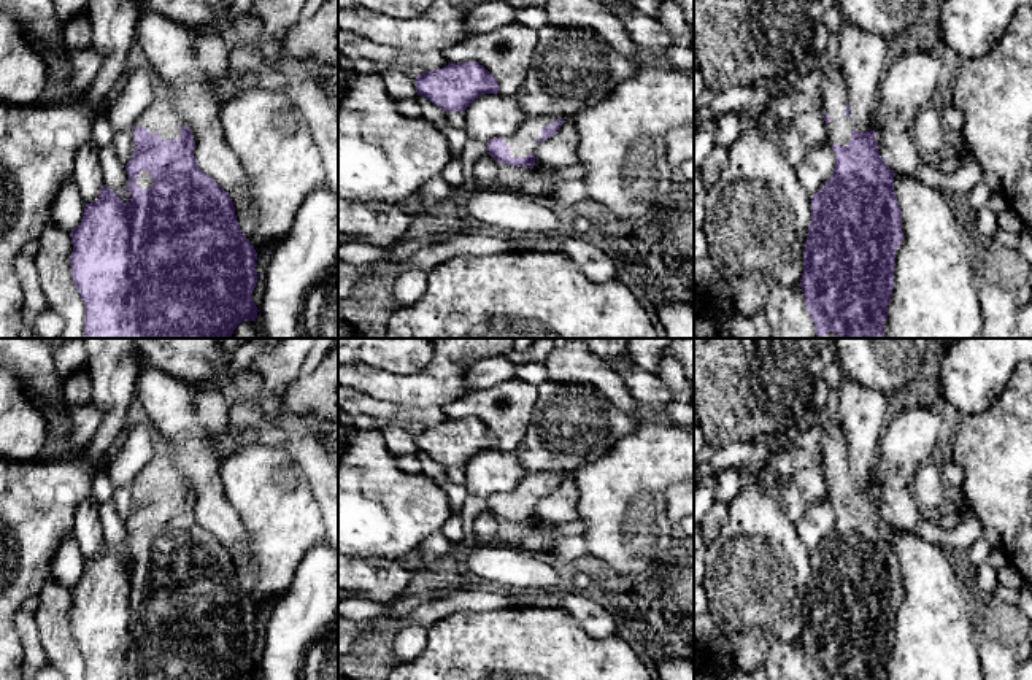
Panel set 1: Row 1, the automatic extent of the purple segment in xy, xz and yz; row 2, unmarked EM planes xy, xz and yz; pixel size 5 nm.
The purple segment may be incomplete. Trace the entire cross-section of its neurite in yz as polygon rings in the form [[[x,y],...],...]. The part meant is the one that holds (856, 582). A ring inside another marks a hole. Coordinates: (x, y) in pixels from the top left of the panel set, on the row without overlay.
[[[840,423],[824,426],[824,477],[835,524],[824,543],[811,553],[811,577],[803,607],[800,643],[814,680],[886,680],[894,645],[895,605],[902,601],[902,570],[894,550],[895,529],[880,512],[875,486],[861,488],[849,470],[849,451]]]

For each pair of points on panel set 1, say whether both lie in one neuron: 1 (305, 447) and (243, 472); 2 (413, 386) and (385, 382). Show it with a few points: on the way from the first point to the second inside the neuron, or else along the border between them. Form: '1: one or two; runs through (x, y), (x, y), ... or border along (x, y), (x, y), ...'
1: two; border along (281, 445), (302, 469), (310, 485)
2: one; runs through (407, 386), (391, 386)

